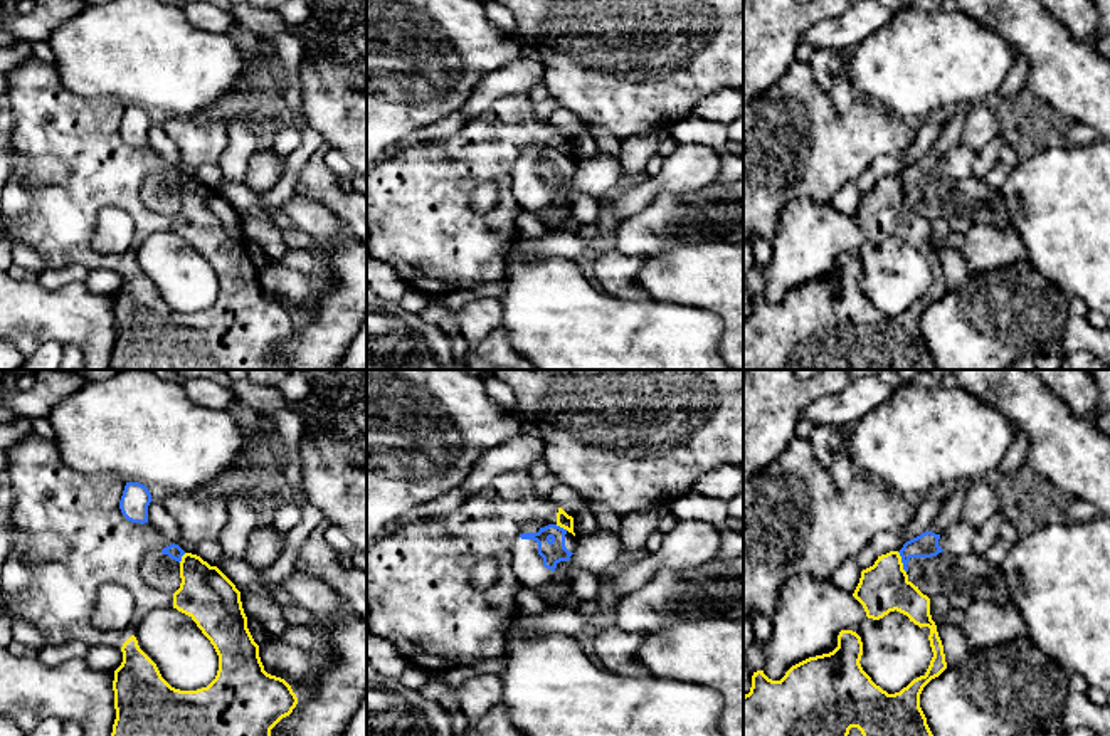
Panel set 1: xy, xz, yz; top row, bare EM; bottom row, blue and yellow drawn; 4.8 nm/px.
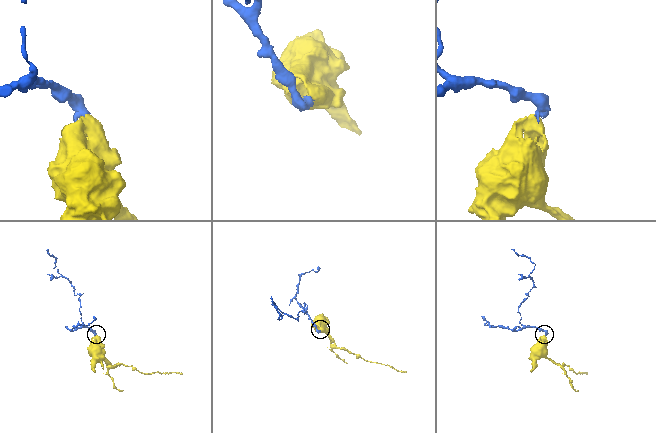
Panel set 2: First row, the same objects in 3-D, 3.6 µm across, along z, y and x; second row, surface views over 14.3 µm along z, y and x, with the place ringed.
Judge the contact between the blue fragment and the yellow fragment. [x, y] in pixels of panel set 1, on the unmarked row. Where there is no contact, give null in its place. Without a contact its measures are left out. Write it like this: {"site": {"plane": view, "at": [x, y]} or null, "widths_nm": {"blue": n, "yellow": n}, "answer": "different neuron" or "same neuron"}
{"site": {"plane": "yz", "at": [902, 185]}, "widths_nm": {"blue": 120, "yellow": 240}, "answer": "different neuron"}

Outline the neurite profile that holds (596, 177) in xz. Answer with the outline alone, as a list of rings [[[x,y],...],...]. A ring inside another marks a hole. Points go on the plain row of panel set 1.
[[[597,151],[597,155],[589,160],[577,161],[567,205],[572,208],[577,195],[590,195],[595,198],[612,195],[616,192],[619,171],[619,160],[604,151]]]

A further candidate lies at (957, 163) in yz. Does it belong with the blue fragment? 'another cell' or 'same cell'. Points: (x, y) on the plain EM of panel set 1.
another cell

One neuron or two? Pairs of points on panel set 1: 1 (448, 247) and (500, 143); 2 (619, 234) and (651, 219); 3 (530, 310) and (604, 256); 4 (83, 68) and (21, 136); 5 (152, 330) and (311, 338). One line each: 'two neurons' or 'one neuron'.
1: one neuron
2: one neuron
3: two neurons
4: two neurons
5: two neurons

